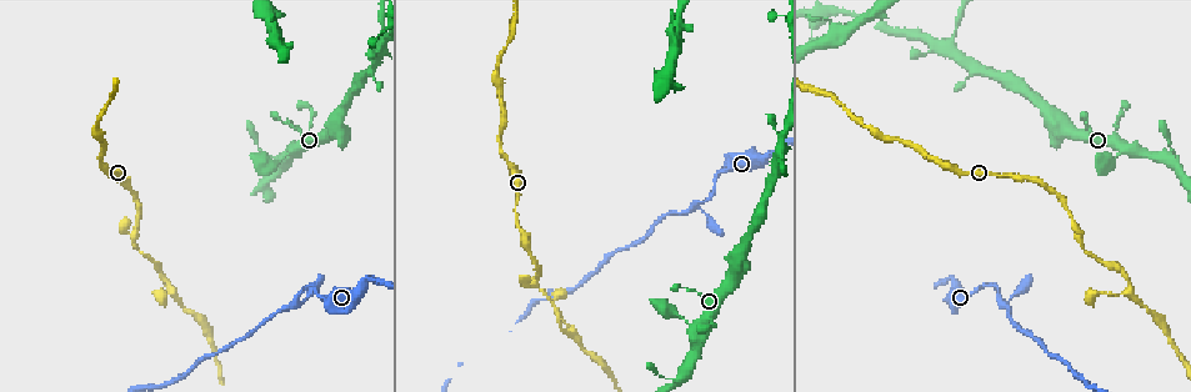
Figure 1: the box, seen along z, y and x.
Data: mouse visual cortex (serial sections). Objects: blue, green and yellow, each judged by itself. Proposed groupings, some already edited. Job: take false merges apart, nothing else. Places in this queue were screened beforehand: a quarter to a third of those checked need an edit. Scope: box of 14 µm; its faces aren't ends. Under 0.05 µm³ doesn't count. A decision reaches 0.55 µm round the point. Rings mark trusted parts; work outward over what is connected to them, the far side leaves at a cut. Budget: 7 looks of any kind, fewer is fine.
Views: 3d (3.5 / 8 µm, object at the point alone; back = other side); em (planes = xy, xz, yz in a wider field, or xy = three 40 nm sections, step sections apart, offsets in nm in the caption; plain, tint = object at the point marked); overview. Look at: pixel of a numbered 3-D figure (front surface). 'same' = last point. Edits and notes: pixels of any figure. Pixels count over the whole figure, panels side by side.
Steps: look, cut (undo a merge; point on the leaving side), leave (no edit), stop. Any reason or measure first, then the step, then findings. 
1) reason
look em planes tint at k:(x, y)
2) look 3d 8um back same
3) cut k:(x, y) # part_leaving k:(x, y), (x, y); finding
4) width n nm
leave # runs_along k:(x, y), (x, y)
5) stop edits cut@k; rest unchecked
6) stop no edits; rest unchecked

sharp bend
look 3d 3.5um at 1:(769, 153)

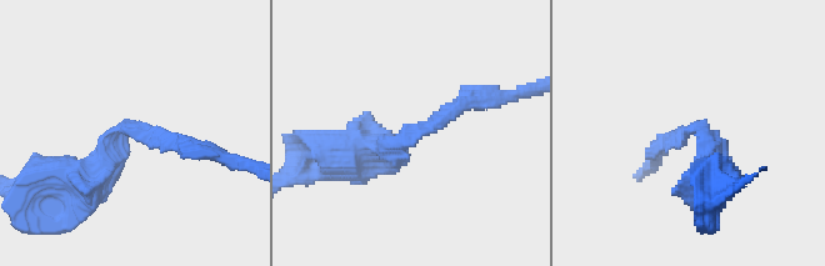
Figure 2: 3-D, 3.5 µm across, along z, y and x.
arm_widths 200, 450 nm; now the EM
look em xy step 1 tint at 2:(126, 126)

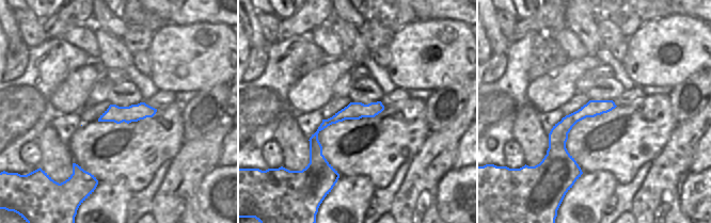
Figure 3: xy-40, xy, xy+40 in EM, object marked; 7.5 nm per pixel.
width 130 nm
leave # runs_along 2:(355, 151), (390, 151), (470, 94); continuous, no second cell

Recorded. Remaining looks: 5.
thin neck
look 3d 3.5um at 1:(695, 203)

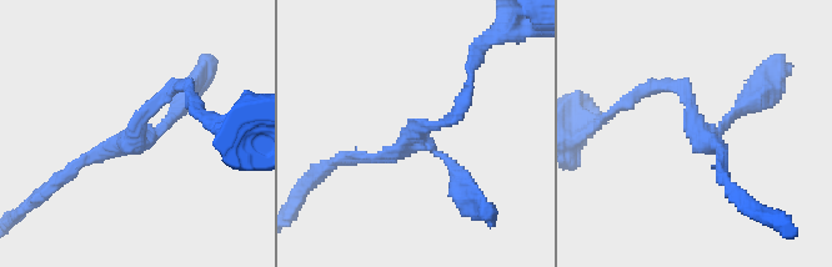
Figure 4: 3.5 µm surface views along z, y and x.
arms 3; arm_widths 150, 150, 150 nm; need the tissue
look em xy step 2 tint at 4:(136, 127)

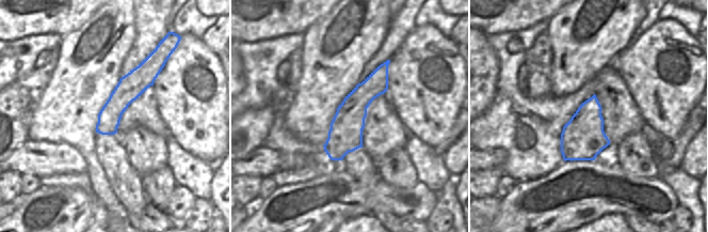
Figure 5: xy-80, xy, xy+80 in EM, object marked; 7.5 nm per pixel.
leave # runs_along 4:(186, 86), (79, 162); all the same cell

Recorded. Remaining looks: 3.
a fork
look 3d 3.5um back at 1:(536, 280)

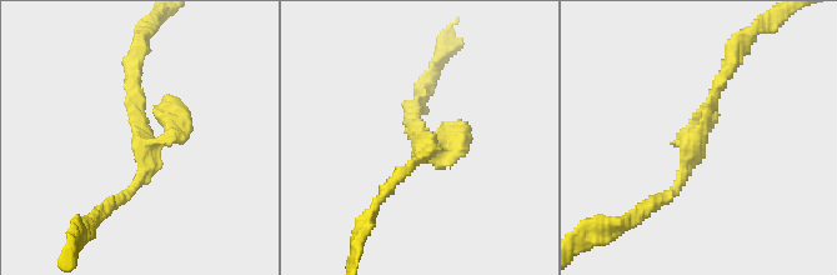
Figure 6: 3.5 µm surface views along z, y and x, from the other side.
look em planes plain at 6:(140, 141)

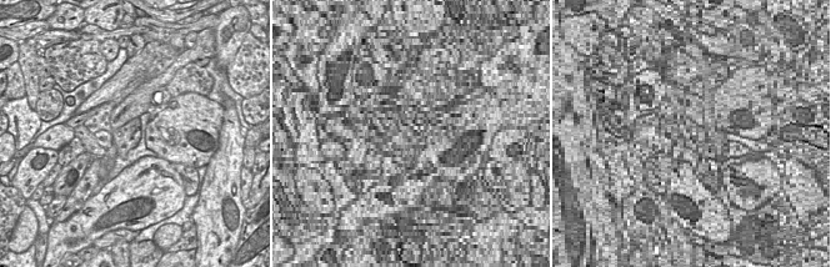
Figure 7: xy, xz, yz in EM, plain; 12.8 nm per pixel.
look em planes tint same

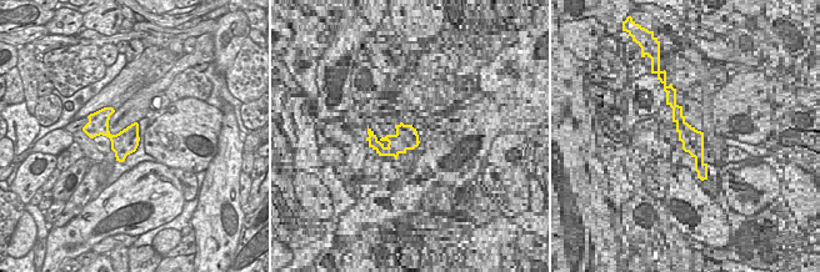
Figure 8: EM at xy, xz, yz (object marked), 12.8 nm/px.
leave # runs_along 6:(731, 64), (690, 164), (661, 198); one cell here

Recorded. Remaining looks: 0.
stop no edits; rest unchecked

